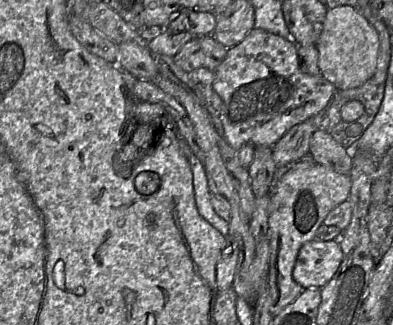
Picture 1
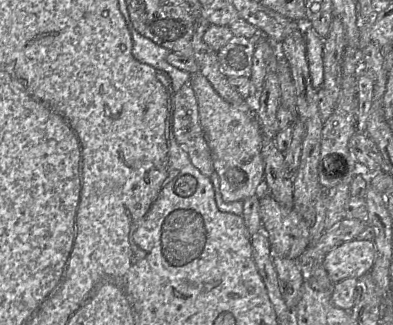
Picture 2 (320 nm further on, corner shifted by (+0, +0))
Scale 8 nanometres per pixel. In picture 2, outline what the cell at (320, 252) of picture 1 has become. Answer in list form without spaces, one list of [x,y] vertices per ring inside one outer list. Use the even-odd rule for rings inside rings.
[[[354,239],[329,251],[324,256],[323,266],[333,283],[347,278],[359,279],[371,272],[375,256],[373,241]]]

